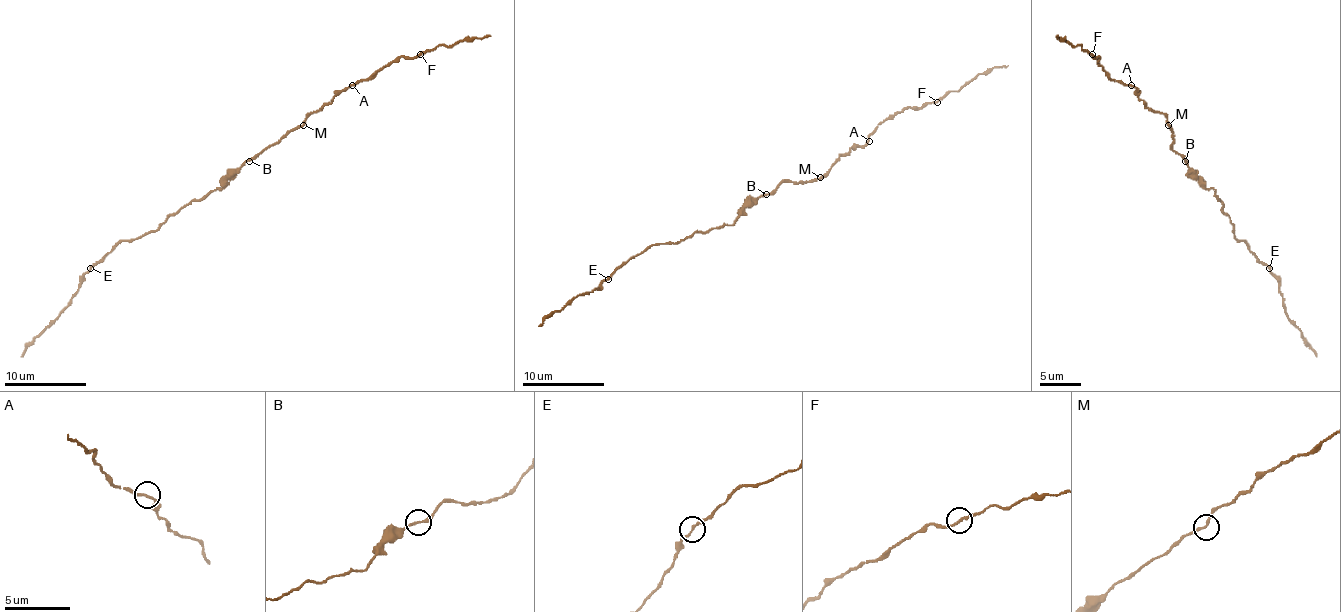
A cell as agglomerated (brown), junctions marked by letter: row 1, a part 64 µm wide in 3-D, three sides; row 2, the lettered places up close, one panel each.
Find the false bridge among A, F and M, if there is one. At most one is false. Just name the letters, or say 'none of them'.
M

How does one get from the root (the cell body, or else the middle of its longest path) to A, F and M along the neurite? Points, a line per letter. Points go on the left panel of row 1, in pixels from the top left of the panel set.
A: (243, 165), (298, 128), (309, 114), (317, 112), (352, 85)
F: (243, 165), (298, 128), (309, 114), (317, 112), (350, 85), (366, 81), (401, 56), (414, 58), (420, 54)
M: (243, 165), (302, 126)

